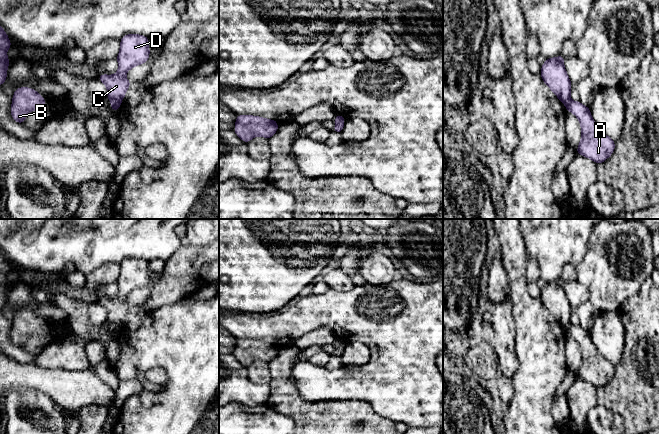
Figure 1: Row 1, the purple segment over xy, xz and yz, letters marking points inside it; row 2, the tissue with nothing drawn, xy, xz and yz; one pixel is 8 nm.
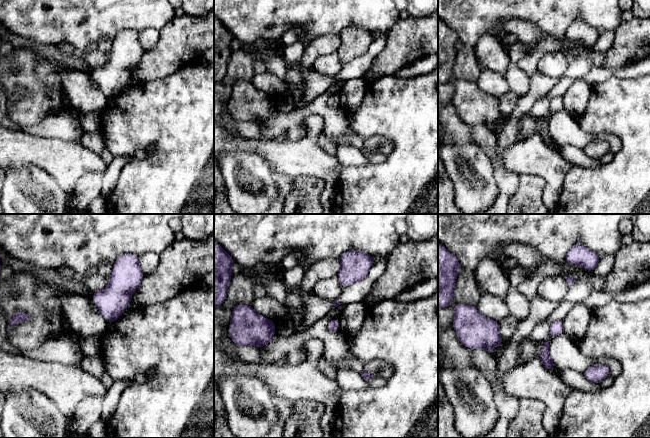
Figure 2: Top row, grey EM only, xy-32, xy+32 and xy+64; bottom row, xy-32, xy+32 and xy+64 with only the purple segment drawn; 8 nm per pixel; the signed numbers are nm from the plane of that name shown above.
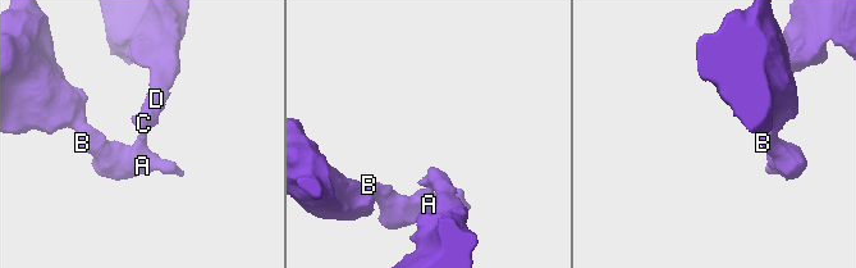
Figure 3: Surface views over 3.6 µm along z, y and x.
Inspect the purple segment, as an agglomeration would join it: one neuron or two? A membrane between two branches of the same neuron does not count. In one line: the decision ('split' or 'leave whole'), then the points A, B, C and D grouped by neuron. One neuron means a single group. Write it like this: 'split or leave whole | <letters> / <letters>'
split | A B / C D

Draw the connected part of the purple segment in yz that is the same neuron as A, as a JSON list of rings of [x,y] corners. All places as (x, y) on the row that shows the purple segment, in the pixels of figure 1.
[[[570,99],[565,104],[565,108],[577,117],[581,126],[581,140],[576,153],[591,159],[596,164],[603,163],[613,154],[615,141],[598,127],[590,108],[580,101]]]

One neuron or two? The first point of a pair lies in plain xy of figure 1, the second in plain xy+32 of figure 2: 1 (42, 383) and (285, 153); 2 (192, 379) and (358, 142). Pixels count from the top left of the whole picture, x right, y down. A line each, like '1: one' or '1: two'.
1: one
2: two

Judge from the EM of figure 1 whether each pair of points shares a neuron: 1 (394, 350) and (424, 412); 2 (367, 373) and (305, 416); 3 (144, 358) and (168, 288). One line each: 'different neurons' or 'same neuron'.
1: same neuron
2: different neurons
3: different neurons

